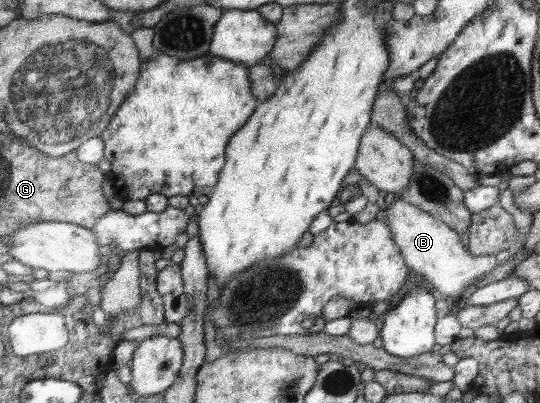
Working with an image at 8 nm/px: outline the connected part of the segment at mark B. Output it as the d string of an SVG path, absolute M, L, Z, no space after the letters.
M395 198L393 202L385 204L383 218L389 223L394 242L401 248L407 266L423 276L425 281L431 282L441 298L455 299L455 296L461 296L467 286L481 278L481 274L487 274L497 266L496 255L469 254L463 248L458 232L424 211L422 207Z

